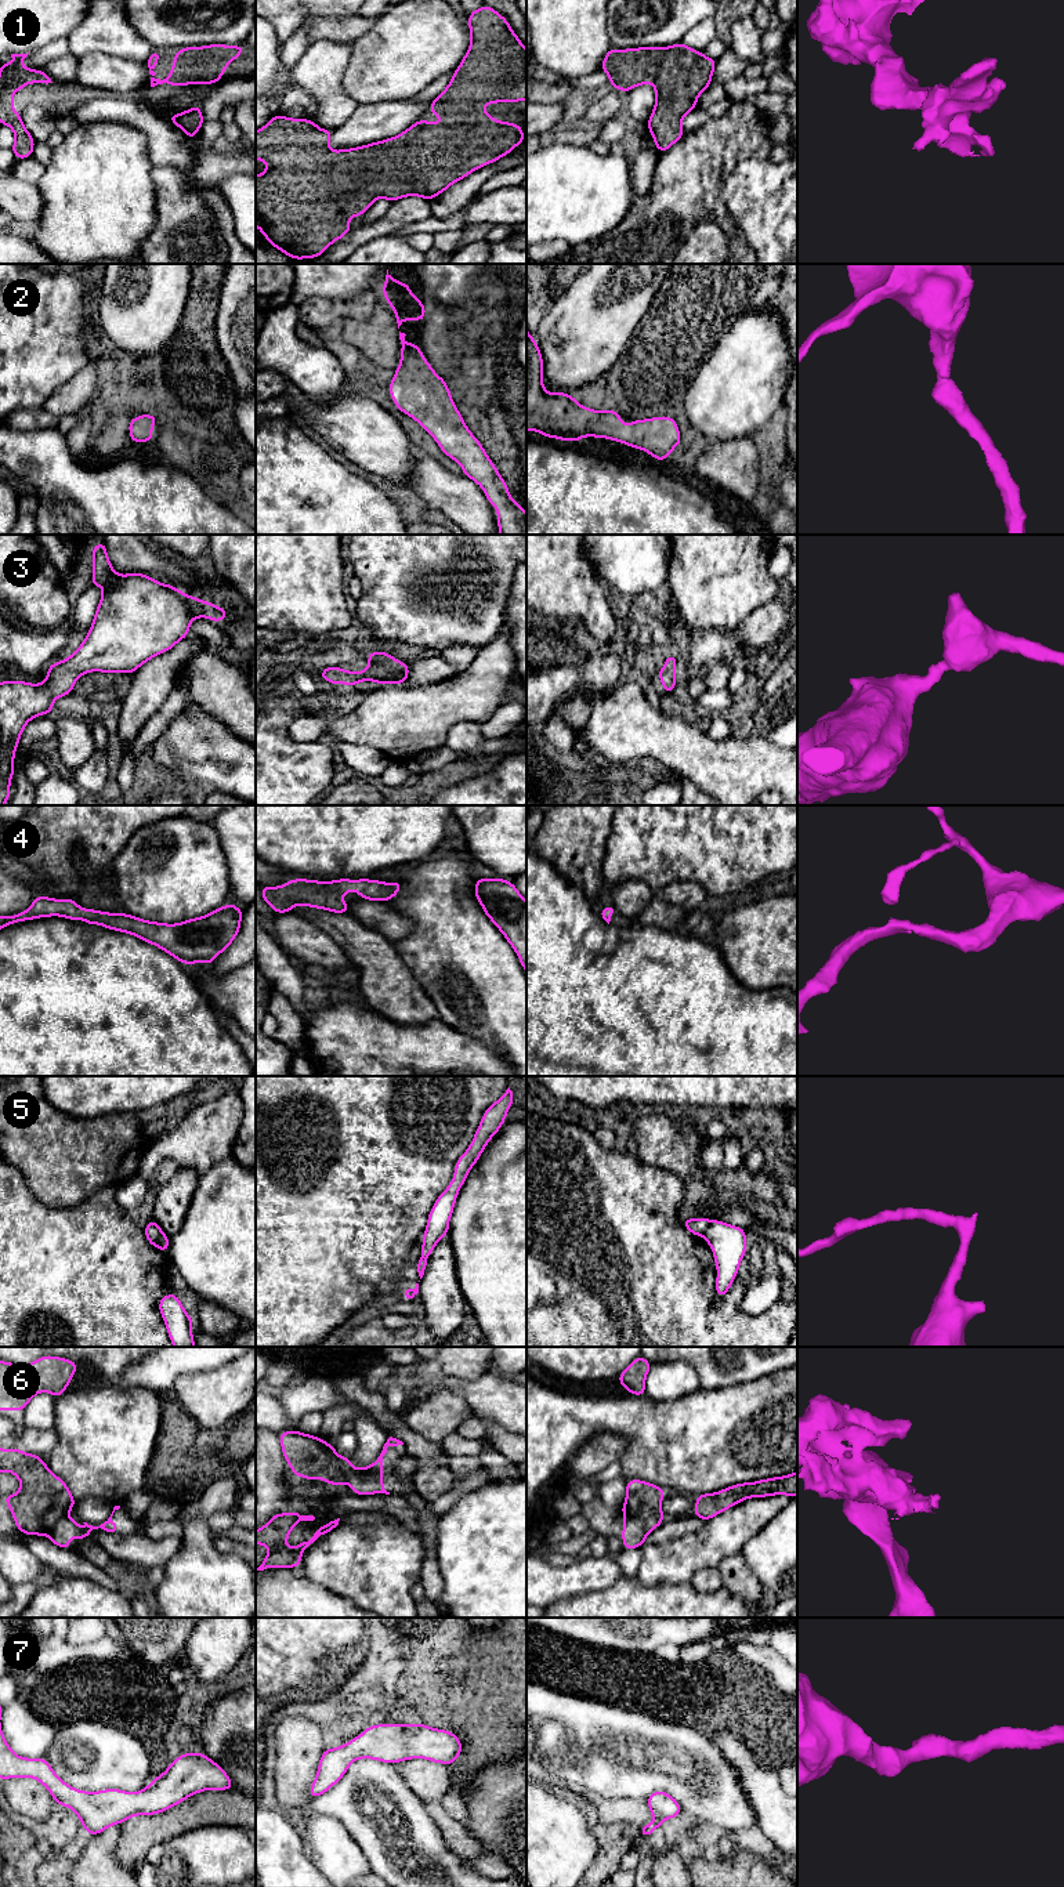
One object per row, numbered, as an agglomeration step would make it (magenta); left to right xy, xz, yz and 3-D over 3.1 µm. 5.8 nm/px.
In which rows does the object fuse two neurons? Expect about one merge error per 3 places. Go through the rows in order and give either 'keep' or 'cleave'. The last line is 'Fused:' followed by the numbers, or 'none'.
1: keep
2: keep
3: keep
4: keep
5: cleave
6: cleave
7: keep
Fused: 5, 6

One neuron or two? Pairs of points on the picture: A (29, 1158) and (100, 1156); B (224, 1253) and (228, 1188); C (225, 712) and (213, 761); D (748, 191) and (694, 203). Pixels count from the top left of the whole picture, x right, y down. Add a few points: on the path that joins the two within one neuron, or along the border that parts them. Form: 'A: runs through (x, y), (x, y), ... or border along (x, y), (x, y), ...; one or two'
A: runs through (47, 1156), (82, 1156); one
B: runs through (228, 1237), (228, 1205); one
C: border along (195, 706), (224, 723), (241, 739); two
D: border along (719, 191), (733, 223); two

